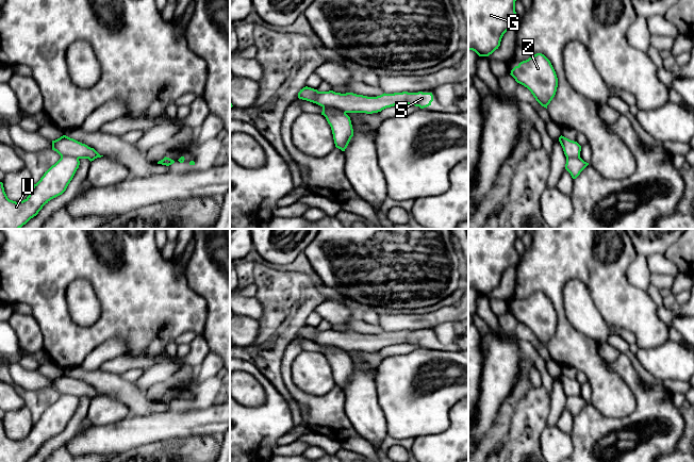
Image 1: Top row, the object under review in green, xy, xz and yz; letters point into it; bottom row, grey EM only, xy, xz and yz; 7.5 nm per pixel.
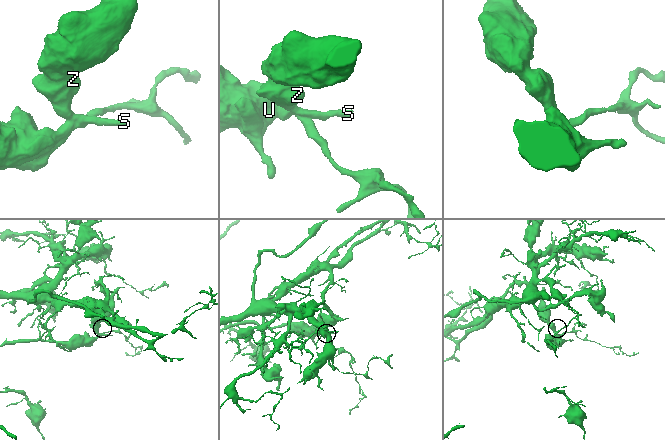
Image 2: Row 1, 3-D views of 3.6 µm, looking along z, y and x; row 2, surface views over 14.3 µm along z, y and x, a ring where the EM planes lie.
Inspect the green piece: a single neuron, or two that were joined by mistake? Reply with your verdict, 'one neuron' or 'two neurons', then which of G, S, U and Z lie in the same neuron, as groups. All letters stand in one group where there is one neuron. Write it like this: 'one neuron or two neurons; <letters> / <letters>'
two neurons; G S Z / U

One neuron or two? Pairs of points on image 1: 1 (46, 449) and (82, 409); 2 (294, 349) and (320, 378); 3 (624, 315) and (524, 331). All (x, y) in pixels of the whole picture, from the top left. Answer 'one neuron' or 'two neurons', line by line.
1: one neuron
2: two neurons
3: two neurons

